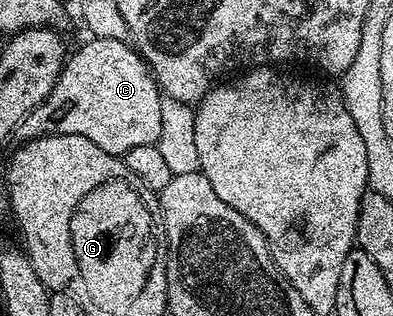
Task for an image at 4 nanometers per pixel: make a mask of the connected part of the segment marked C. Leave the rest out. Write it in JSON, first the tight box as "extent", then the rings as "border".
{"extent":[18,41,163,157],"border":[[[88,41],[80,46],[79,56],[66,57],[52,92],[19,123],[18,135],[28,141],[39,136],[77,134],[118,157],[133,146],[158,144],[163,96],[146,60],[128,41]]]}

